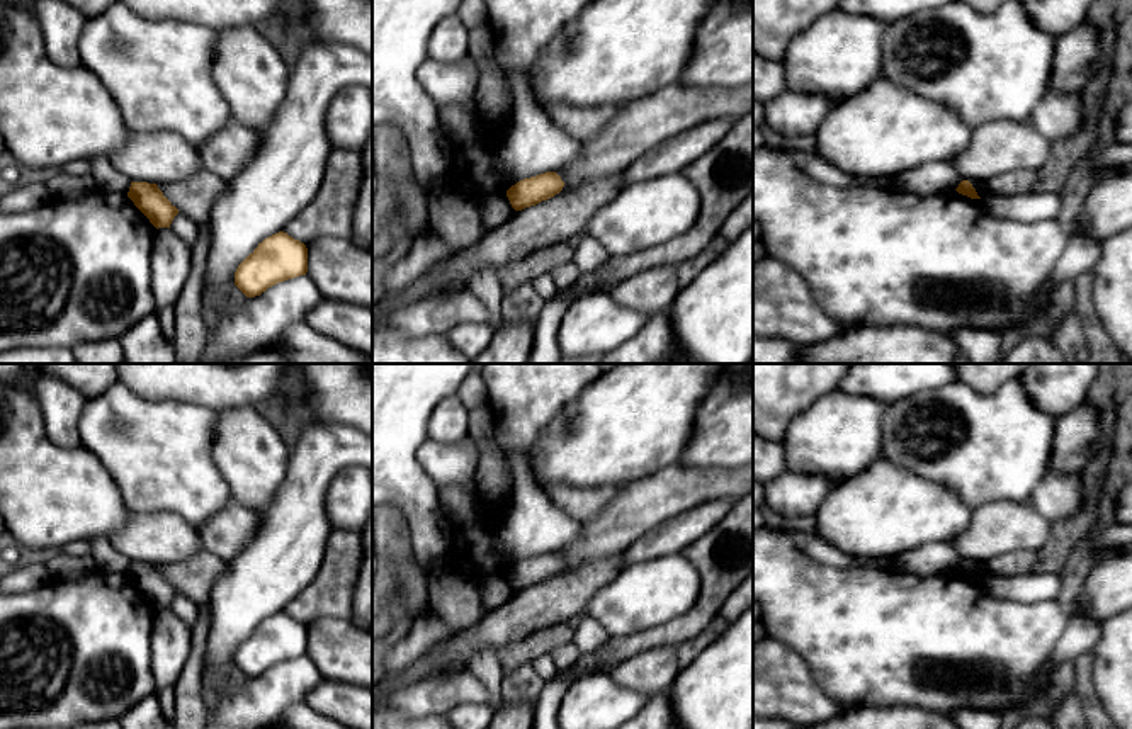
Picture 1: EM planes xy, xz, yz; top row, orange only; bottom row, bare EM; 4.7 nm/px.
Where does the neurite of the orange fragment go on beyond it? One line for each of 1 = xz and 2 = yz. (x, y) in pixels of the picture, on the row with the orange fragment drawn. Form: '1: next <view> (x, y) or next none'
1: next none
2: next none

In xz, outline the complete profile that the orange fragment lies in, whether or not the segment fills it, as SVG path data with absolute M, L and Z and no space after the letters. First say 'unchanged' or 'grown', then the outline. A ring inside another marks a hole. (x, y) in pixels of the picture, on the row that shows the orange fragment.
unchanged | M546 172L524 178L507 190L507 197L515 211L535 206L559 194L564 182L556 172Z

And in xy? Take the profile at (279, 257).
unchanged | M279 231L258 243L258 246L238 265L235 285L246 297L255 297L269 287L306 275L306 272L306 245Z

